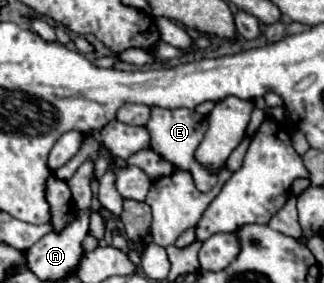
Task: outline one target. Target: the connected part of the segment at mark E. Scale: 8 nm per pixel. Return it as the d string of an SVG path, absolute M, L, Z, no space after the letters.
M152 108L152 116L146 124L146 130L150 132L150 148L154 152L158 152L164 160L168 160L170 164L176 166L176 170L184 170L190 172L196 188L200 192L208 192L214 184L216 184L216 176L210 174L208 170L204 170L196 160L194 160L194 150L200 144L200 140L204 138L204 132L208 130L208 122L204 116L200 116L194 110L188 108L176 108L176 110L164 110L164 108Z

